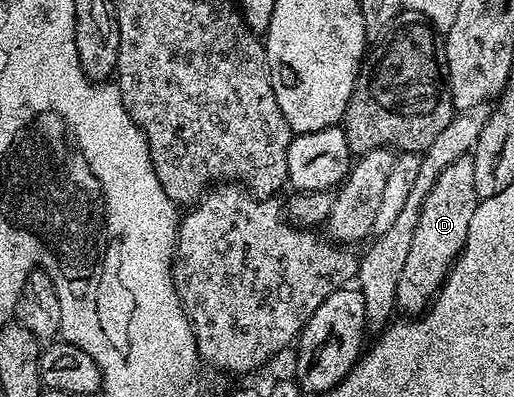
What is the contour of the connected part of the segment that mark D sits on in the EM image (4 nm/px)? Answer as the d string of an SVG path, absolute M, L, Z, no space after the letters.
M470 154L460 156L440 172L440 180L432 184L428 200L420 212L420 224L416 224L416 233L408 247L408 257L400 271L400 284L396 284L398 297L397 309L403 315L418 316L433 303L438 291L446 283L450 269L454 267L468 240L469 225L472 224L472 212L476 212L480 195L476 192L476 168Z

